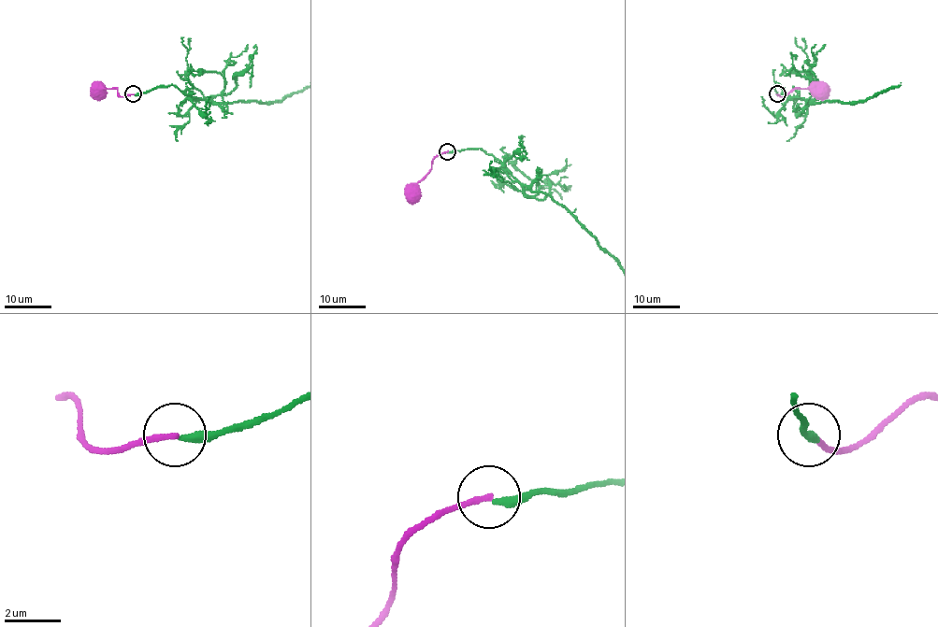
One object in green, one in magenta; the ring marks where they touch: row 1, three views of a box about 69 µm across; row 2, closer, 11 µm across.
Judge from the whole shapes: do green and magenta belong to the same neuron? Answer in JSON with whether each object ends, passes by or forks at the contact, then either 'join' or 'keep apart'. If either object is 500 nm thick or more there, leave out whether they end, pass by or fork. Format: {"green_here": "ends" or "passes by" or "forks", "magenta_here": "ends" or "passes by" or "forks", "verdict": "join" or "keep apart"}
{"green_here": "ends", "magenta_here": "ends", "verdict": "keep apart"}

